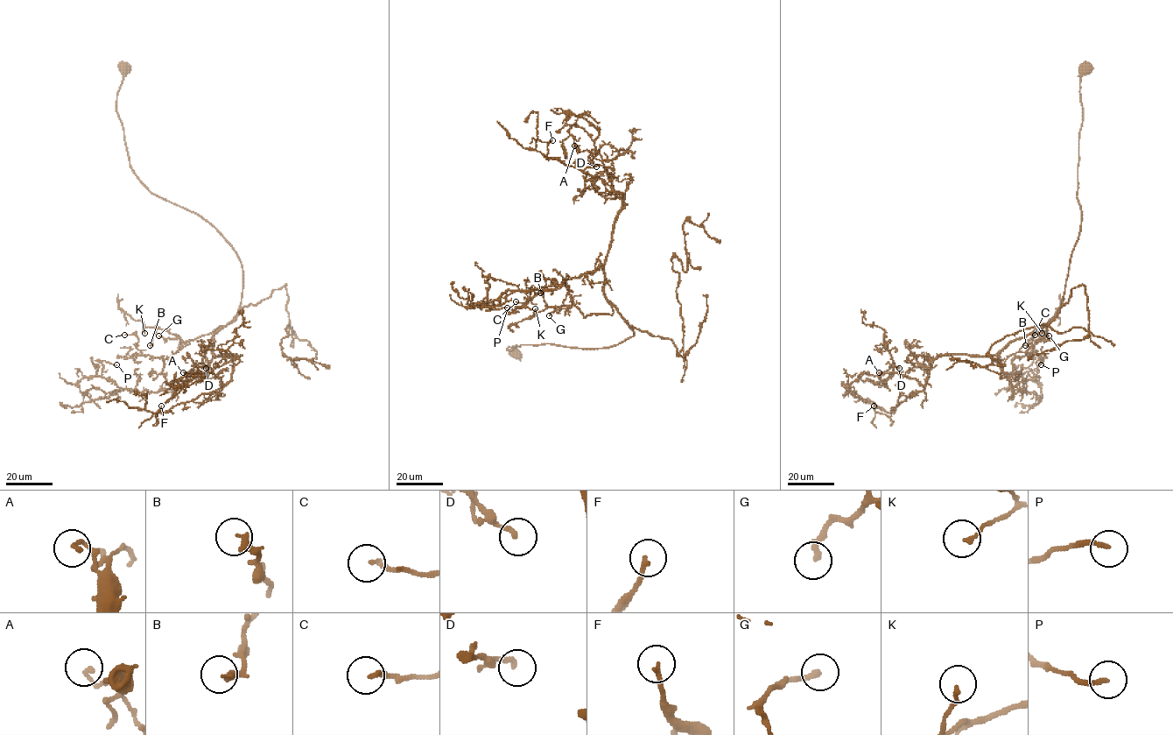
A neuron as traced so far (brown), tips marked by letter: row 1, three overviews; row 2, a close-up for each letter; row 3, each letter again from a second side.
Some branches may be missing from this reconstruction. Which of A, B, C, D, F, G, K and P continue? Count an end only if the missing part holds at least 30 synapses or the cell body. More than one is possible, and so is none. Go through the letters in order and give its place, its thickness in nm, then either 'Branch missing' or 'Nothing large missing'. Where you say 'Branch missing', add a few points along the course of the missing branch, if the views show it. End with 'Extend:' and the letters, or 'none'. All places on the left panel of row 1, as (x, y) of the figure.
A: Place: (183, 372). Thickness 180 nm. Nothing large missing
B: Place: (150, 345). Thickness 280 nm. Nothing large missing
C: Place: (124, 335). Thickness 180 nm. Nothing large missing
D: Place: (206, 368). Thickness 200 nm. Nothing large missing
F: Place: (161, 406). Thickness 180 nm. Nothing large missing
G: Place: (158, 335). Thickness 240 nm. Nothing large missing
K: Place: (144, 333). Thickness 150 nm. Nothing large missing
P: Place: (116, 364). Thickness 180 nm. Nothing large missing
Extend: none

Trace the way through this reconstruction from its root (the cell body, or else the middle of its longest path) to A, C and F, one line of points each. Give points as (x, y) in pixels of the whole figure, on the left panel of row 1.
A: (126, 67), (130, 168), (242, 268), (213, 336), (232, 378), (183, 372)
C: (126, 67), (116, 112), (130, 168), (217, 230), (242, 287), (208, 369), (178, 385), (124, 335)
F: (126, 67), (130, 168), (207, 221), (242, 272), (213, 336), (232, 378), (161, 406)

